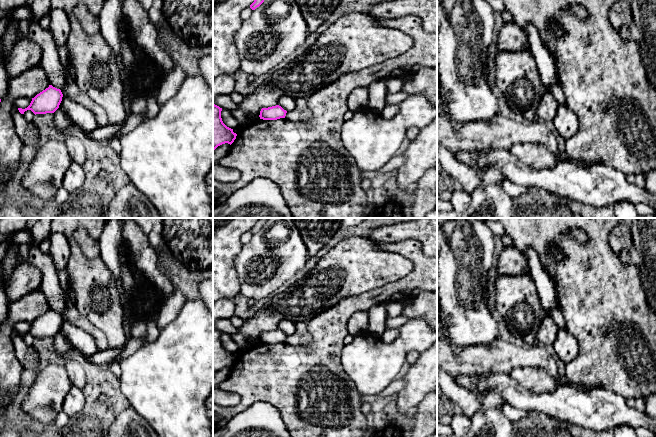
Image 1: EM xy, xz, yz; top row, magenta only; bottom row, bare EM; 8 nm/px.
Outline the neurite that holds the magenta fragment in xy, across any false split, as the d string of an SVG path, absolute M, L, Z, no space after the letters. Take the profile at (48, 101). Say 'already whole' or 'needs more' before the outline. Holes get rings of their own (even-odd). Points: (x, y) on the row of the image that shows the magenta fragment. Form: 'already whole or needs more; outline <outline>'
already whole; outline M49 85L48 88L32 98L32 101L27 108L18 108L18 110L21 114L24 114L27 110L31 110L35 115L54 113L59 108L62 97L63 94L60 89Z

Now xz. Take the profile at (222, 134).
already whole; outline M213 103L213 151L220 145L232 144L237 134L227 127L221 118L222 108Z

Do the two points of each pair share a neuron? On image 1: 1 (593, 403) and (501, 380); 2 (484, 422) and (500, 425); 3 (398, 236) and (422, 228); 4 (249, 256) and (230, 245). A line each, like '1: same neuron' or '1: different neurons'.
1: same neuron
2: same neuron
3: same neuron
4: different neurons

